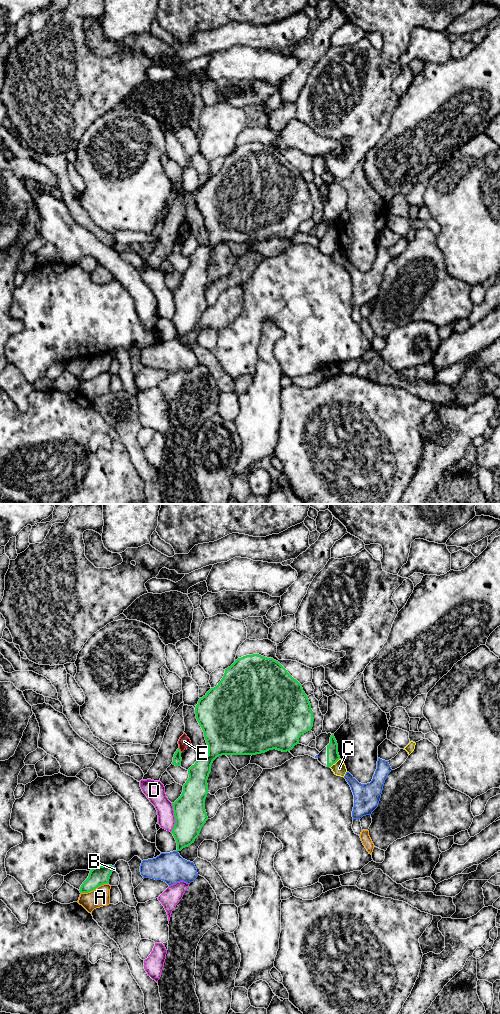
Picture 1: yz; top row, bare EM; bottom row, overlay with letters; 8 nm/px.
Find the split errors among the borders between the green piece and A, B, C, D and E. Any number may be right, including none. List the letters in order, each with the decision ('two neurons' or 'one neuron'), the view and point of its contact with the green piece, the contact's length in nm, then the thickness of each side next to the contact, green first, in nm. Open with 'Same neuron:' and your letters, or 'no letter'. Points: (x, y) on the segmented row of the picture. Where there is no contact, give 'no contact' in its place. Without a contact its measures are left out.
Same neuron: no letter
A: two neurons; meets green in yz at (94, 889); contact 240 nm long; 150 nm thick on the green side, 150 nm on the other
B: two neurons; meets green in yz at (112, 868); contact 40 nm long; 150 nm thick on the green side, 30 nm on the other
C: two neurons; meets green in yz at (334, 763); contact 110 nm long; 100 nm thick on the green side, 110 nm on the other
D: two neurons; meets green in yz at (174, 816); contact 240 nm long; 260 nm thick on the green side, 160 nm on the other
E: two neurons; meets green in yz at (179, 750); contact 50 nm long; 70 nm thick on the green side, 90 nm on the other

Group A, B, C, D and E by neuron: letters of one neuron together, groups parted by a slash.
A / B / C / D / E

